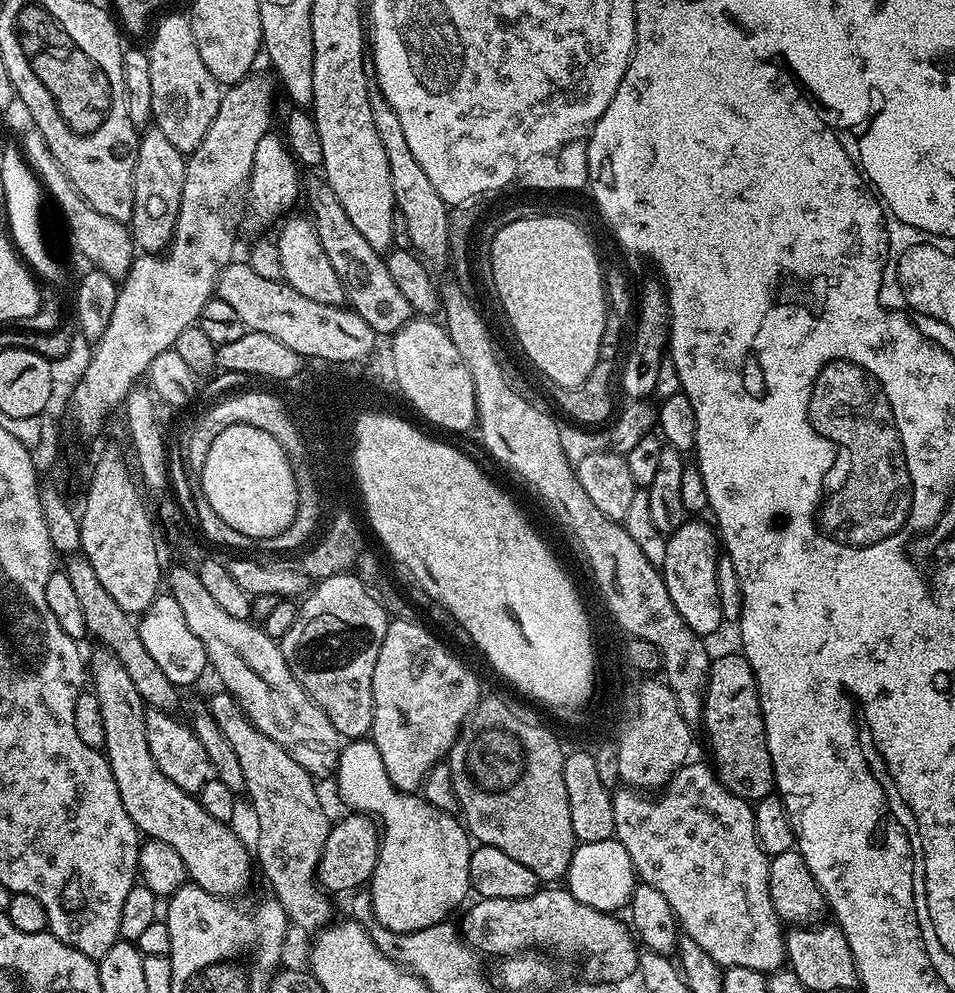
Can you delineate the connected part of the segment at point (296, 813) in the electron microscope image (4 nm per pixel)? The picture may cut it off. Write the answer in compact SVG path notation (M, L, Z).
M220 690L212 701L206 704L211 712L214 722L218 722L218 730L226 736L226 742L230 742L231 749L238 757L238 763L242 766L242 774L246 778L244 792L252 799L252 812L256 815L256 848L254 844L254 860L264 871L264 876L268 879L268 884L272 887L271 895L286 910L289 921L300 928L312 928L319 930L328 927L333 923L332 904L329 893L325 892L316 883L316 871L318 862L322 858L322 850L326 846L326 838L330 827L328 812L324 809L324 804L320 801L320 796L316 793L317 781L278 742L266 738L262 730L258 730L246 718L246 714L240 708L239 702L230 695L229 692Z

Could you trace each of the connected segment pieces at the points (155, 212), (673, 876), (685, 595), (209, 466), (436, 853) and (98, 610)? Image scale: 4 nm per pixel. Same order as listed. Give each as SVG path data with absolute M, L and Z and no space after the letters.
M155 126L139 137L136 146L136 165L132 189L134 190L134 210L130 221L130 231L135 247L144 254L160 254L172 240L172 231L178 222L178 206L182 202L182 182L186 182L186 156L173 146Z
M695 762L683 764L672 775L672 781L659 794L653 795L656 796L653 800L648 797L651 795L640 790L633 790L627 786L616 788L612 792L615 839L620 840L622 846L626 846L626 854L630 854L630 862L634 866L637 877L643 883L654 886L654 890L661 892L662 898L666 898L666 902L670 902L683 935L694 938L694 942L698 942L698 946L702 946L702 950L706 950L706 954L710 954L710 958L714 958L714 962L720 965L721 969L742 966L746 970L754 970L765 974L779 972L786 964L786 953L784 951L786 928L779 914L774 910L774 902L770 898L770 866L768 865L770 858L762 850L762 846L758 842L758 834L754 830L753 805L749 801L735 796L730 789L727 789L720 782L715 771L707 763L705 764L695 764Z
M688 518L673 534L667 537L668 545L666 546L666 562L662 566L666 590L670 590L670 602L674 602L678 614L702 638L709 638L719 630L720 624L725 623L722 614L722 602L718 598L718 562L722 555L721 545L718 543L718 536L711 527L707 528L703 524L703 519Z
M250 425L229 426L222 431L222 434L218 435L214 442L210 442L210 448L206 455L206 464L198 475L198 483L201 490L205 492L206 500L210 504L210 510L214 510L218 514L218 518L222 518L226 525L238 530L238 534L246 535L255 542L274 538L276 535L282 534L286 530L286 525L293 521L295 510L298 509L296 492L292 488L292 472L288 472L288 464L284 464L284 452L280 452L280 448L276 448L276 440L268 440L268 436L264 436L264 434L264 430L256 429Z
M361 738L359 740L349 740L340 749L340 757L338 758L338 766L334 773L334 781L336 780L336 792L340 795L340 800L345 804L345 809L351 810L353 813L361 816L370 816L378 821L379 827L382 829L380 837L380 846L376 854L376 869L370 881L370 891L372 893L372 909L378 918L378 922L382 922L382 926L386 926L386 930L394 930L395 932L417 932L418 930L426 930L435 924L445 923L449 919L448 916L467 896L470 896L470 854L472 853L474 844L470 839L463 823L453 813L443 812L434 806L430 806L424 801L423 795L413 794L411 792L399 792L394 786L394 782L390 782L390 774L386 774L386 770L382 766L382 754L378 754L378 746L374 746L374 742L370 738Z
M72 554L65 560L68 561L62 564L62 571L67 574L71 584L74 585L74 595L77 596L82 606L82 615L86 618L88 636L92 638L97 636L104 643L101 645L116 656L122 662L122 666L126 666L126 674L130 674L130 682L134 682L134 690L138 690L138 694L149 709L179 713L181 689L174 682L170 682L166 674L162 674L158 662L154 662L154 658L150 658L149 652L146 651L146 646L142 646L137 621L129 612L122 610L118 602L114 602L111 594L102 587L98 574L94 574L94 566L90 566L90 562L84 555Z

